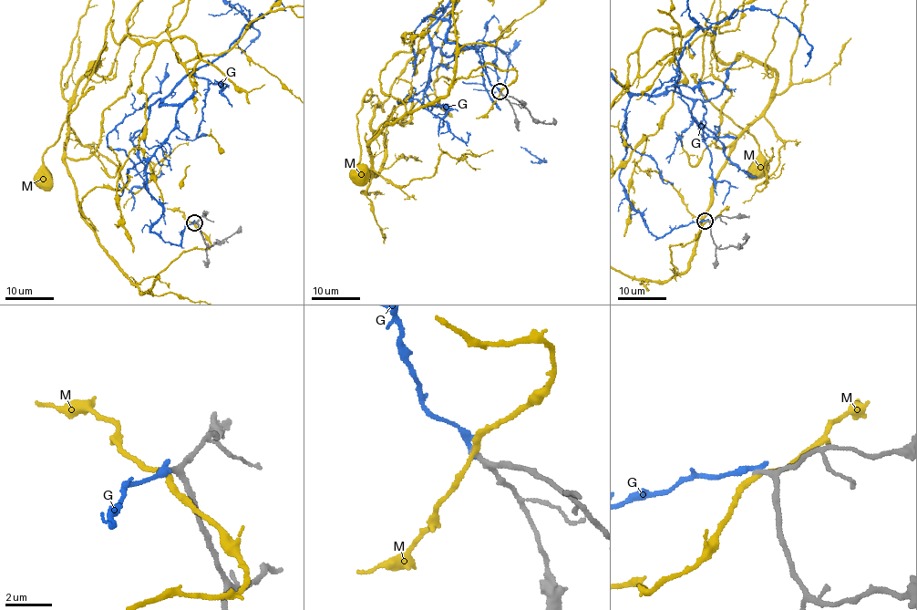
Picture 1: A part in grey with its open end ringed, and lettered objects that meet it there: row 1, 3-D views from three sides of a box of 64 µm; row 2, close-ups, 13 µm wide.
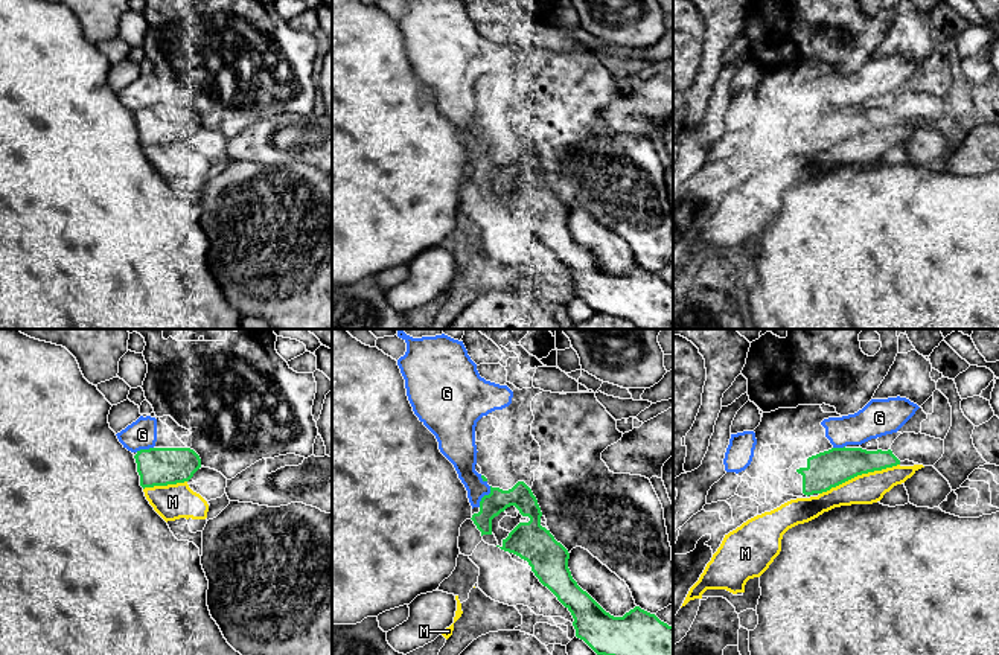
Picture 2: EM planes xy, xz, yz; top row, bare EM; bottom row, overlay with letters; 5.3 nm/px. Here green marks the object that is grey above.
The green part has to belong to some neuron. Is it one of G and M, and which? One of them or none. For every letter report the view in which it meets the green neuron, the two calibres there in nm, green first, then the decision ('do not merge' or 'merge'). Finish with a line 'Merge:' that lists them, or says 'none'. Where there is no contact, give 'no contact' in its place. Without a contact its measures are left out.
G: meets green in xz; 120 nm thick on the green side, 150 nm on the other; do not merge
M: meets green in yz; 200 nm thick on the green side, 160 nm on the other; do not merge
Merge: none

